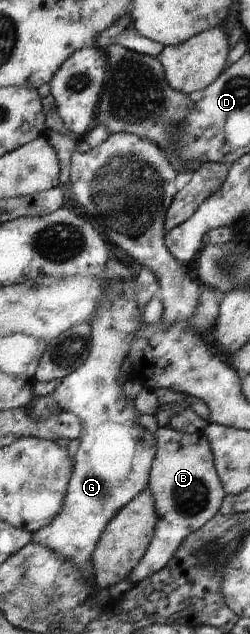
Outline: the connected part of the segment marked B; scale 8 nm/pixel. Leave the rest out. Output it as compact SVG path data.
M161 426L158 431L154 431L154 435L157 448L147 487L154 497L158 523L144 557L127 577L134 586L168 566L168 561L172 559L184 539L198 531L218 513L227 494L219 480L209 441L203 434L193 439L191 434L176 431L169 426Z

